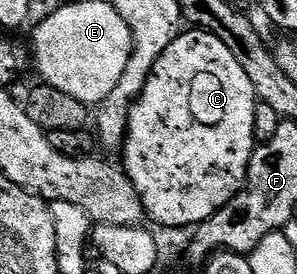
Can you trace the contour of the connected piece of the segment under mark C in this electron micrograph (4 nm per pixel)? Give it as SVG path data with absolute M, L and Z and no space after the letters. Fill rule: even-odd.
M198 28L180 34L161 60L153 64L153 72L139 99L131 105L127 139L121 151L121 169L133 188L137 188L143 213L159 226L188 226L208 222L245 184L251 154L256 148L254 108L257 99L249 76L237 64L233 52Z

